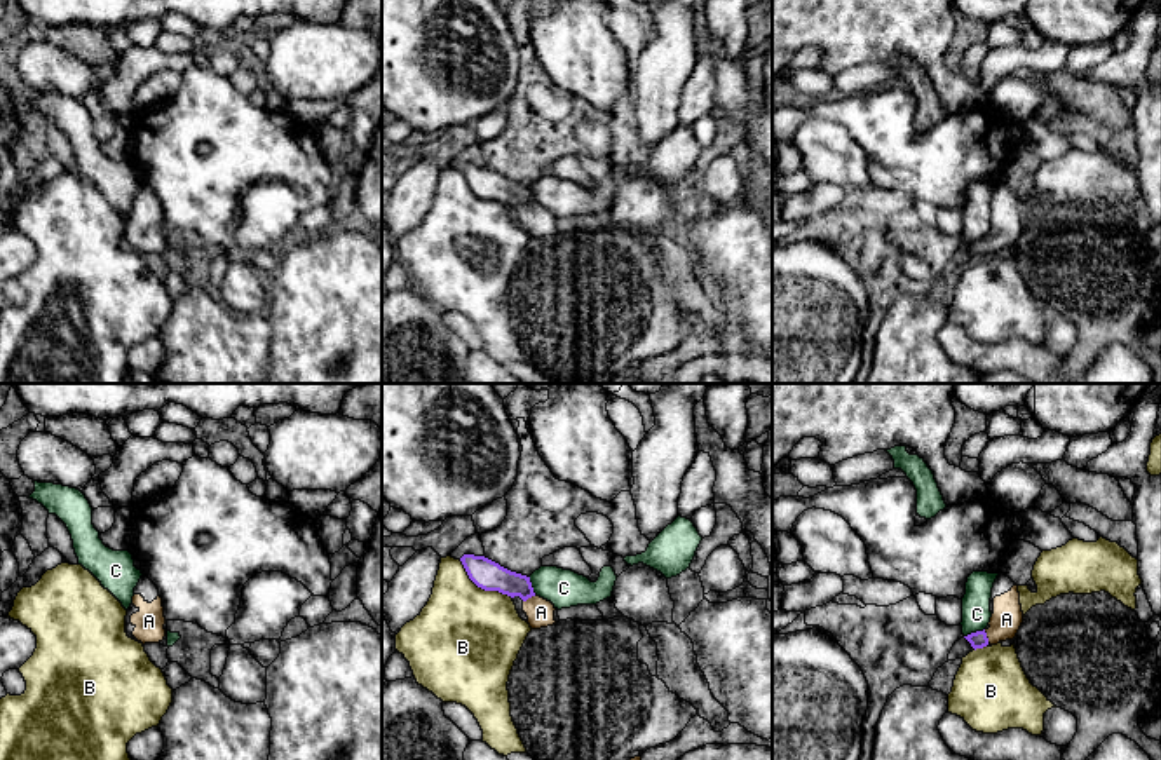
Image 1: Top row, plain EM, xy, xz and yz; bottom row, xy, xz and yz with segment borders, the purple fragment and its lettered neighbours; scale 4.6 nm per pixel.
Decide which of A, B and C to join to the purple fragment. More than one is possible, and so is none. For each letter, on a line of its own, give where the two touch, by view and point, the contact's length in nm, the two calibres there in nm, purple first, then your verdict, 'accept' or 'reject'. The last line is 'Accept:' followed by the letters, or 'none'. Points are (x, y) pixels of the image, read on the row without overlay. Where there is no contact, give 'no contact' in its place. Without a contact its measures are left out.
A: contact yz (985, 246); length 70 nm; calibres 80 and 140 nm; accept
B: contact xz (482, 197); length 300 nm; calibres 140 and 480 nm; reject
C: contact yz (973, 243); length 100 nm; calibres 80 and 130 nm; reject
Accept: A

